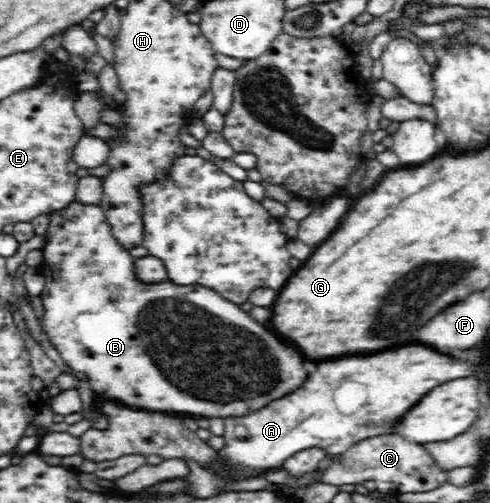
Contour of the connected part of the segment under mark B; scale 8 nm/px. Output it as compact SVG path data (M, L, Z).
M73 201L66 208L57 209L49 214L50 224L44 234L45 244L41 248L43 261L38 269L45 278L45 287L38 299L41 329L46 338L54 345L67 366L72 368L78 380L87 381L95 395L115 397L124 404L136 409L148 408L150 412L180 412L180 414L198 414L204 418L224 418L224 416L244 416L244 412L256 412L264 408L272 400L278 400L290 392L294 392L308 378L308 372L304 370L304 360L296 352L296 348L288 348L288 344L280 344L272 332L268 332L266 326L252 320L248 312L244 312L240 306L224 300L216 291L200 285L177 286L169 279L156 284L146 284L138 281L134 272L135 258L130 251L112 233L111 225L107 223L106 213L100 204L83 204Z

